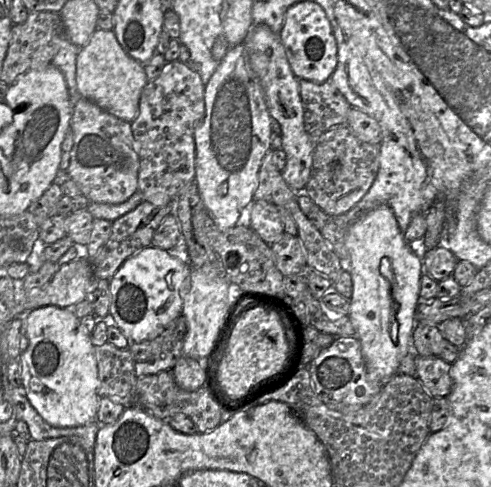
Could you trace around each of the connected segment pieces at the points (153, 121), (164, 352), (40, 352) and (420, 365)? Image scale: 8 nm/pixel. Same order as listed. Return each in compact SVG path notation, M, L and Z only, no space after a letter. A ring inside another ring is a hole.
M179 60L166 61L159 76L148 81L142 90L138 115L131 122L131 129L139 157L138 191L143 201L158 206L170 204L188 182L195 180L194 132L205 116L204 90L205 85L199 73Z
M180 315L158 337L148 340L151 341L152 356L145 361L135 362L136 377L172 370L177 360L183 356L182 347L186 332L186 321Z
M48 305L26 317L28 347L19 356L26 397L42 419L57 428L83 426L97 421L98 370L91 334L68 308Z
M417 356L416 377L432 397L448 397L453 387L451 366L438 356Z

